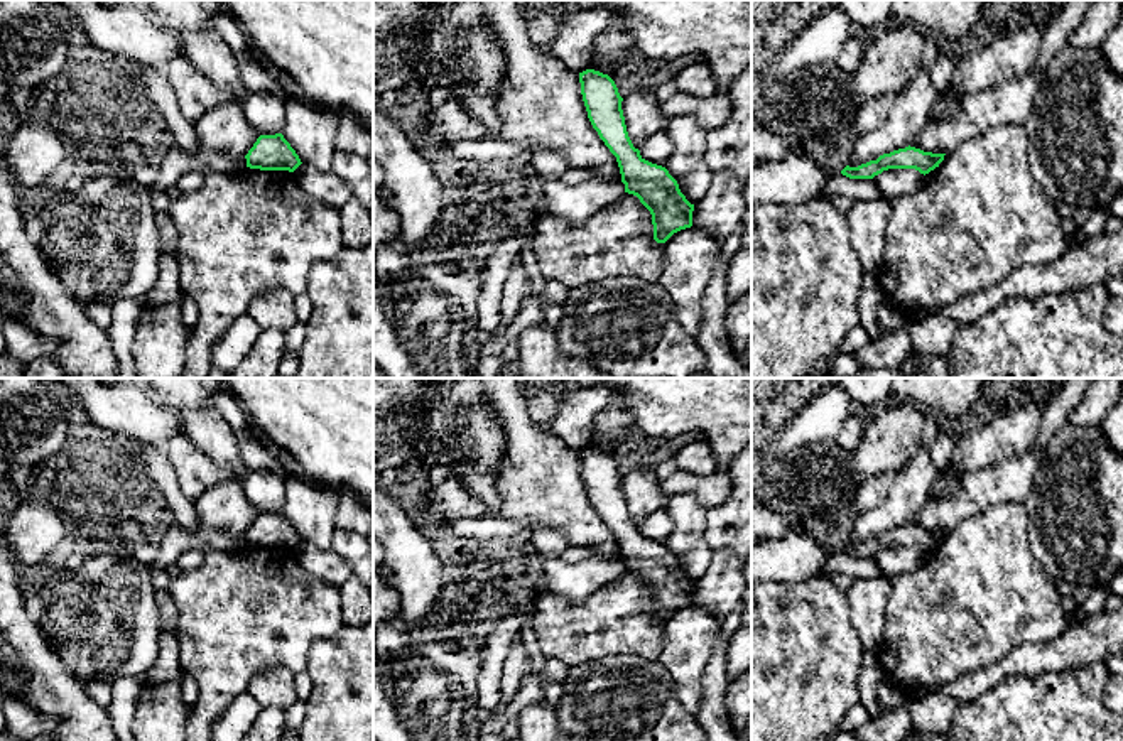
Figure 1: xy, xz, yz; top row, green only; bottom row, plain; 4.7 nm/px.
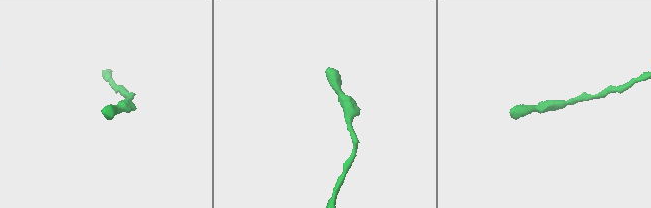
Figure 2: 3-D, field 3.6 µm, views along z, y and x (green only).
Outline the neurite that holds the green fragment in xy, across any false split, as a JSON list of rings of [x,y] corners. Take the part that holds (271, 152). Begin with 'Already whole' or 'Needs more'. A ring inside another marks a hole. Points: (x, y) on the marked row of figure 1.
Already whole. [[[282,133],[260,135],[245,155],[247,167],[294,172],[302,162]]]

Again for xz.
Already whole. [[[586,69],[579,73],[579,83],[589,122],[616,157],[625,192],[637,196],[652,214],[654,240],[665,243],[674,233],[691,228],[694,204],[665,167],[645,160],[633,147],[615,81]]]

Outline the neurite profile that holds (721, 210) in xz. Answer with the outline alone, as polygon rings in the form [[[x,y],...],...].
[[[714,172],[706,196],[694,204],[692,226],[714,240],[728,238],[741,226],[746,201],[741,184],[731,172]]]

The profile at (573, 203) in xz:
[[[535,179],[540,187],[549,214],[559,216],[569,223],[583,223],[601,208],[615,203],[625,194],[621,181],[591,179],[578,186],[566,184],[562,179]]]

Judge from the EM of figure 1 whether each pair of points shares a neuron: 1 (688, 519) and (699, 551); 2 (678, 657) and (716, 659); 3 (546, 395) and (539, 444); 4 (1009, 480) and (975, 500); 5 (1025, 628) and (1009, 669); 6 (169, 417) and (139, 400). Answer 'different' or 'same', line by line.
1: same
2: different
3: different
4: same
5: different
6: same

